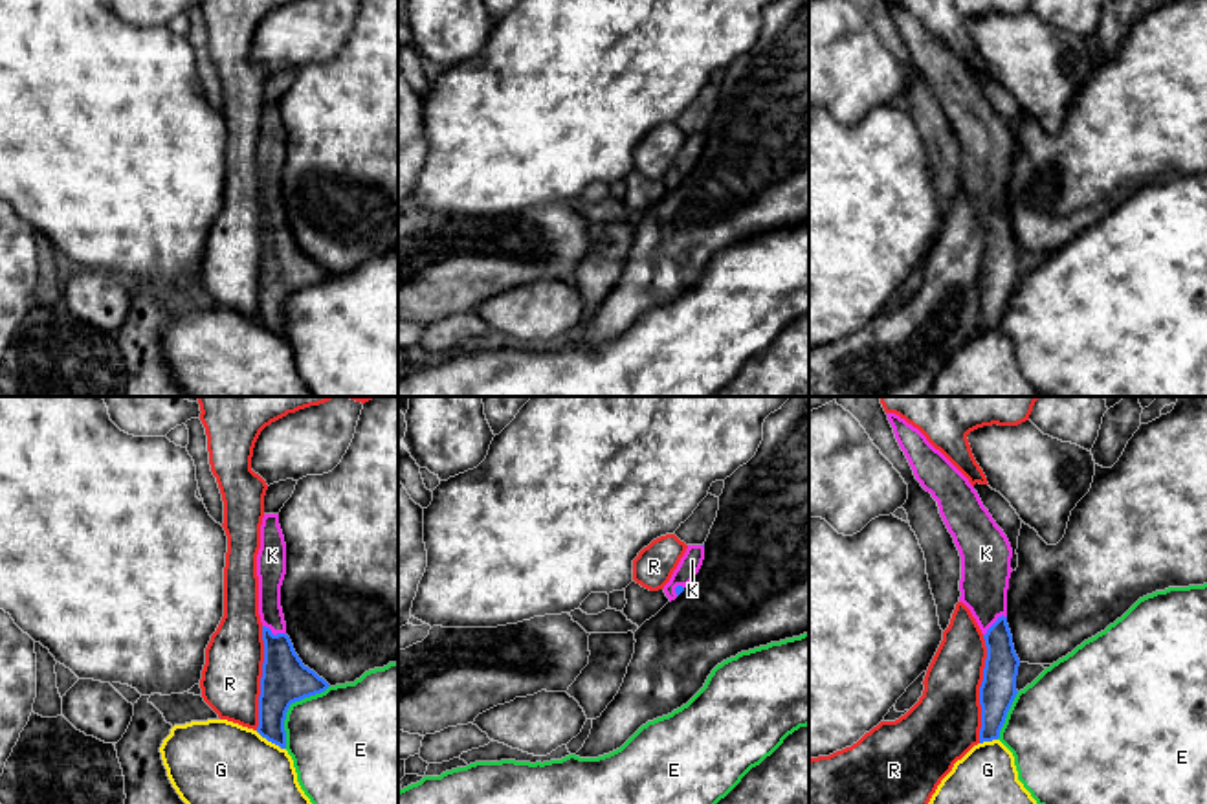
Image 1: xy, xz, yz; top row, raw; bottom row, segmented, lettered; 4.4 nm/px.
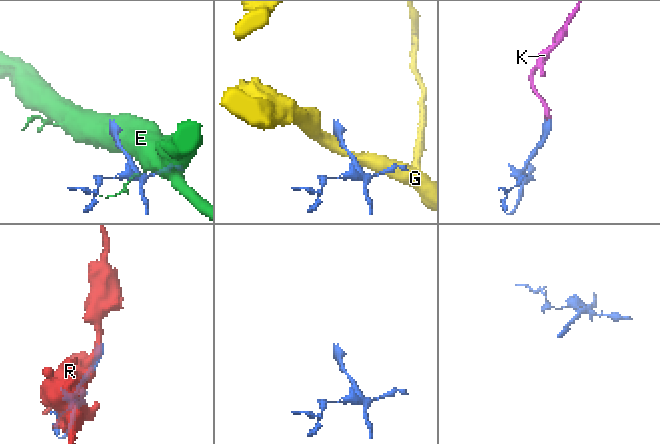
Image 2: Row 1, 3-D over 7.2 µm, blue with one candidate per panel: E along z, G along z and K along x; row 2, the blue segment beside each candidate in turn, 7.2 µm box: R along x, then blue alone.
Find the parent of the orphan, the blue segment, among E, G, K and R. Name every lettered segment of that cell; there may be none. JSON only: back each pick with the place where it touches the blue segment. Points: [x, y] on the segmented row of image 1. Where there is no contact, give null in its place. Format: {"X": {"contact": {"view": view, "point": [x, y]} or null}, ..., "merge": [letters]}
{"K": {"contact": {"view": "yz", "point": [993, 625]}}, "merge": ["K"]}

